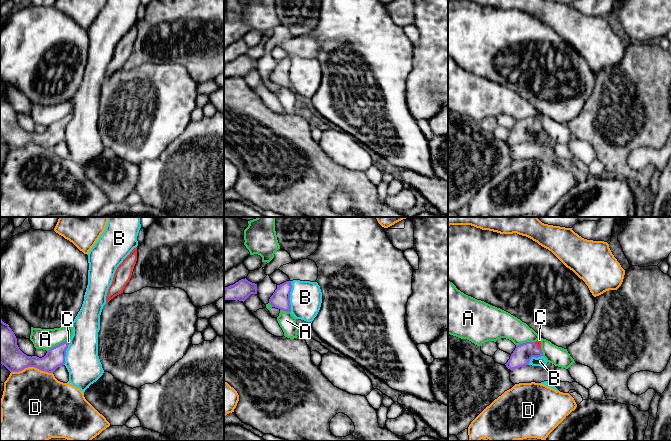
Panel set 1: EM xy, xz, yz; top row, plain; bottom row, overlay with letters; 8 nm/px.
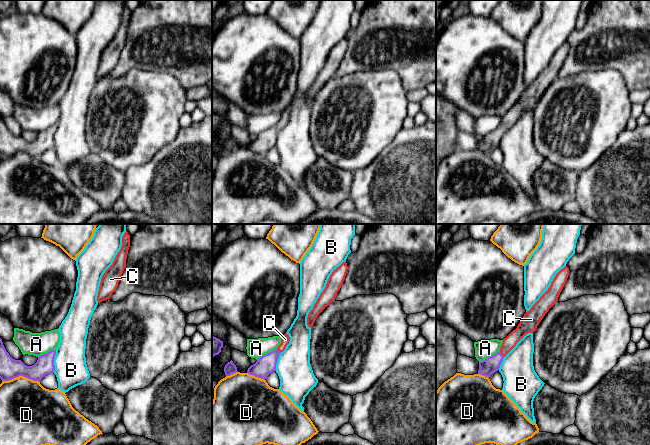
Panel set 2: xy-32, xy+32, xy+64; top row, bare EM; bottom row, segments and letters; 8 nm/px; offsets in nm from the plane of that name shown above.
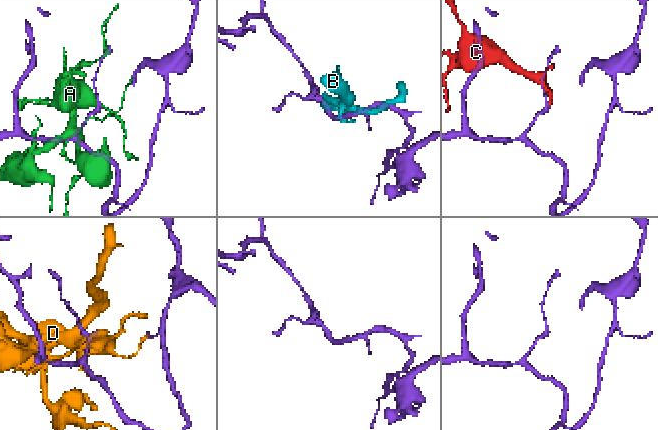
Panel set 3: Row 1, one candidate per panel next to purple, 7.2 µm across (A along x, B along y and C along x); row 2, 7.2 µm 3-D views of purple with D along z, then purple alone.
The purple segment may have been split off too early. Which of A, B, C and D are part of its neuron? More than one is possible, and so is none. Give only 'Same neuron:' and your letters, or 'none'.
Same neuron: C

